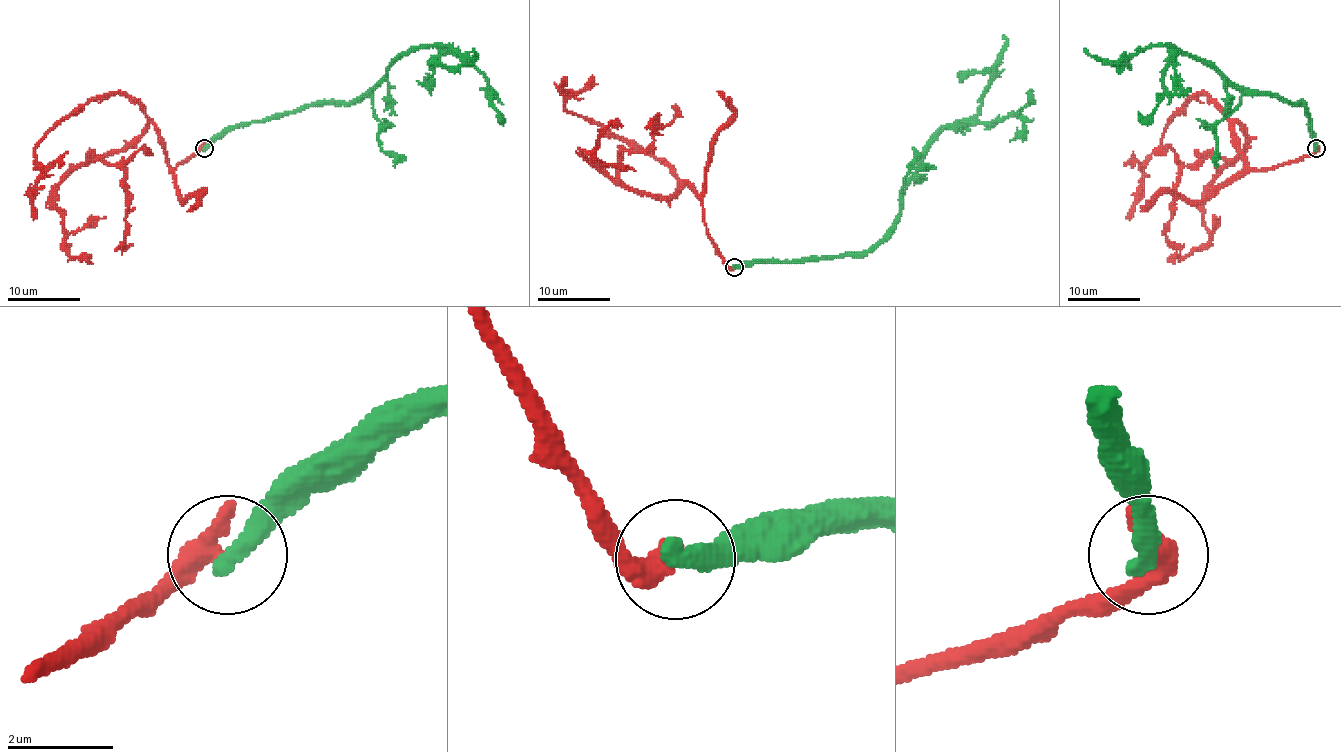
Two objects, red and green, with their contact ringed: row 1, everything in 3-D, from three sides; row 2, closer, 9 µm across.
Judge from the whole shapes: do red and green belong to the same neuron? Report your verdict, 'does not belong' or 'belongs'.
does not belong

